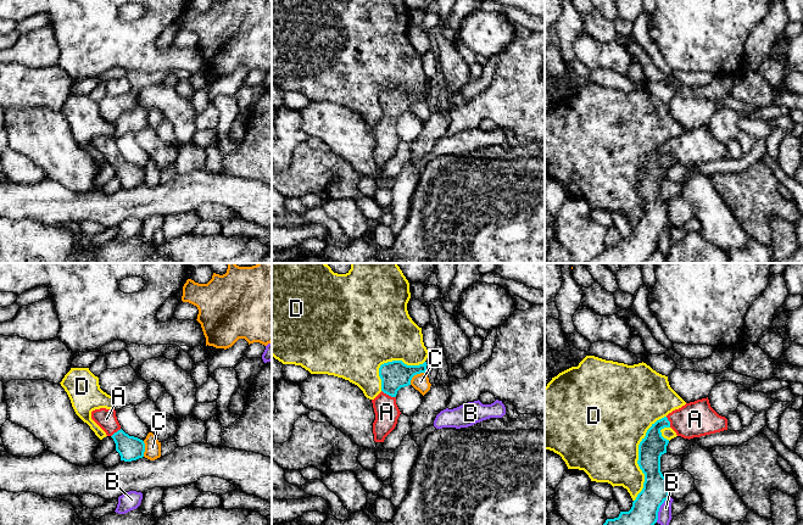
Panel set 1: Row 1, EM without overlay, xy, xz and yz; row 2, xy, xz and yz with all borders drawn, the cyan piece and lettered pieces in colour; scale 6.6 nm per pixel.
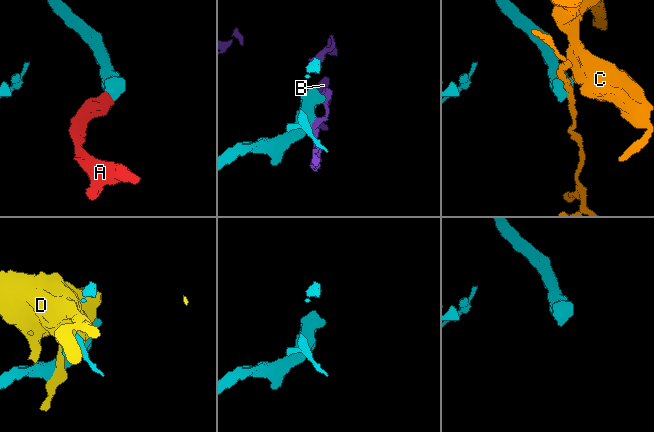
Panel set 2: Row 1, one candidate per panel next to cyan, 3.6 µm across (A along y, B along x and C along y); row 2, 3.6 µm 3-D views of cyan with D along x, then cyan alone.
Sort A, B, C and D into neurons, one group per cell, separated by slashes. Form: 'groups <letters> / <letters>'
groups A / B / C / D

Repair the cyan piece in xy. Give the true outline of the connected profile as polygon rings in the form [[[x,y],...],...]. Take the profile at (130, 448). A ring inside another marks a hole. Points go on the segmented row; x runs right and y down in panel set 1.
[[[95,409],[91,412],[91,419],[106,432],[107,436],[113,439],[121,460],[132,462],[144,457],[144,441],[129,436],[121,429],[115,409]]]

